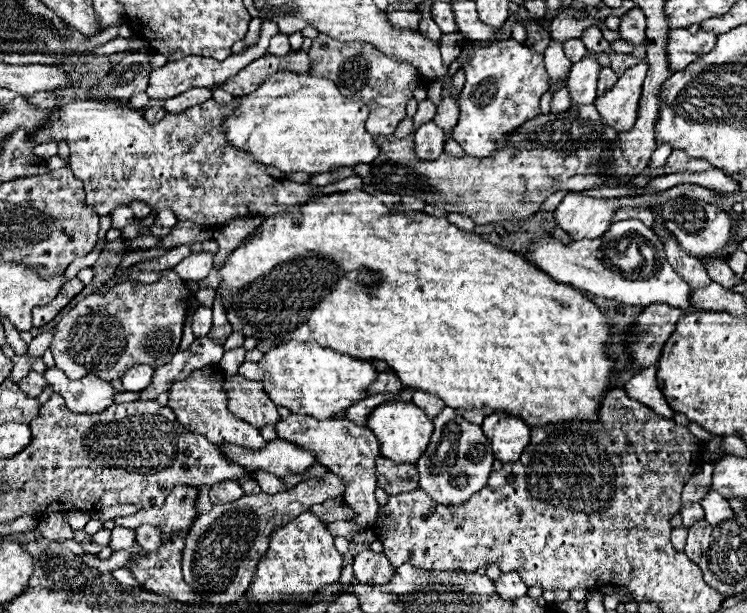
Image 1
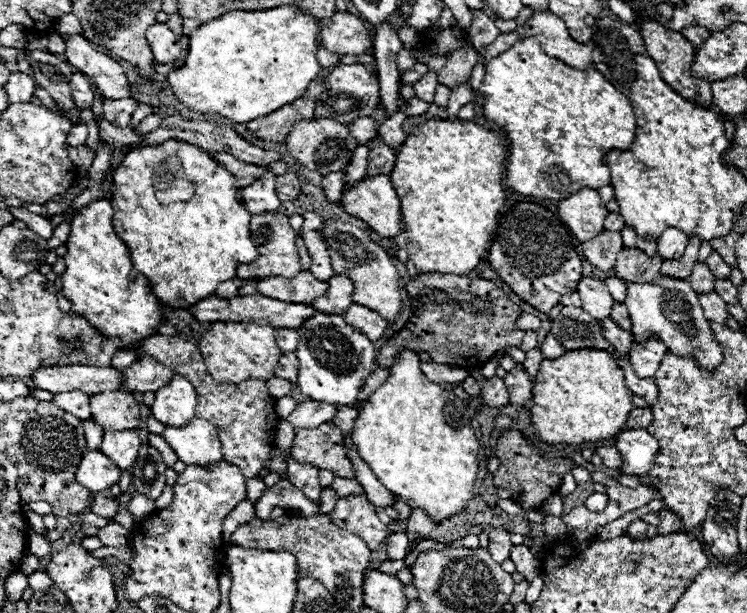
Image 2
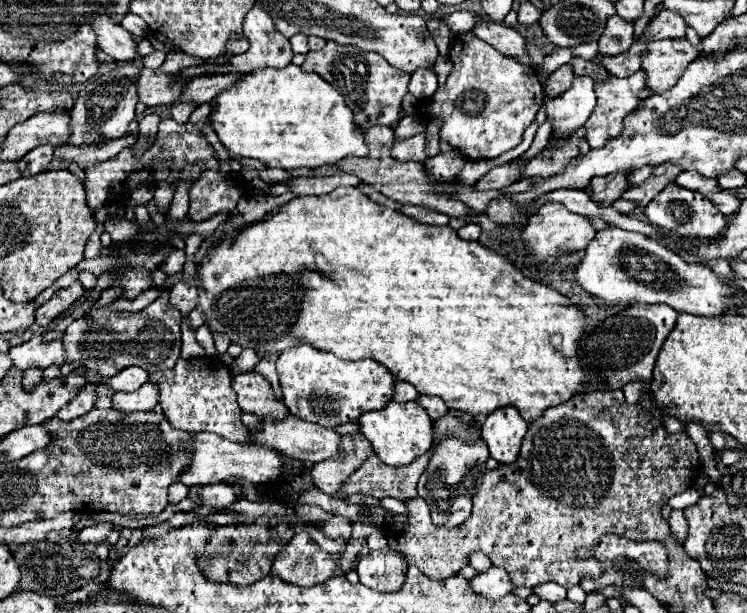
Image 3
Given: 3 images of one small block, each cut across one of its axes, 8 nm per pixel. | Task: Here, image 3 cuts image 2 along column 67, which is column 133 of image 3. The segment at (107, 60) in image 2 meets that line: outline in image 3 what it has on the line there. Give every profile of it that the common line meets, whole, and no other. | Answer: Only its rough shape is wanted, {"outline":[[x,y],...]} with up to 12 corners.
{"outline":[[92,14],[98,48],[114,60],[138,58],[134,38],[106,14]]}

